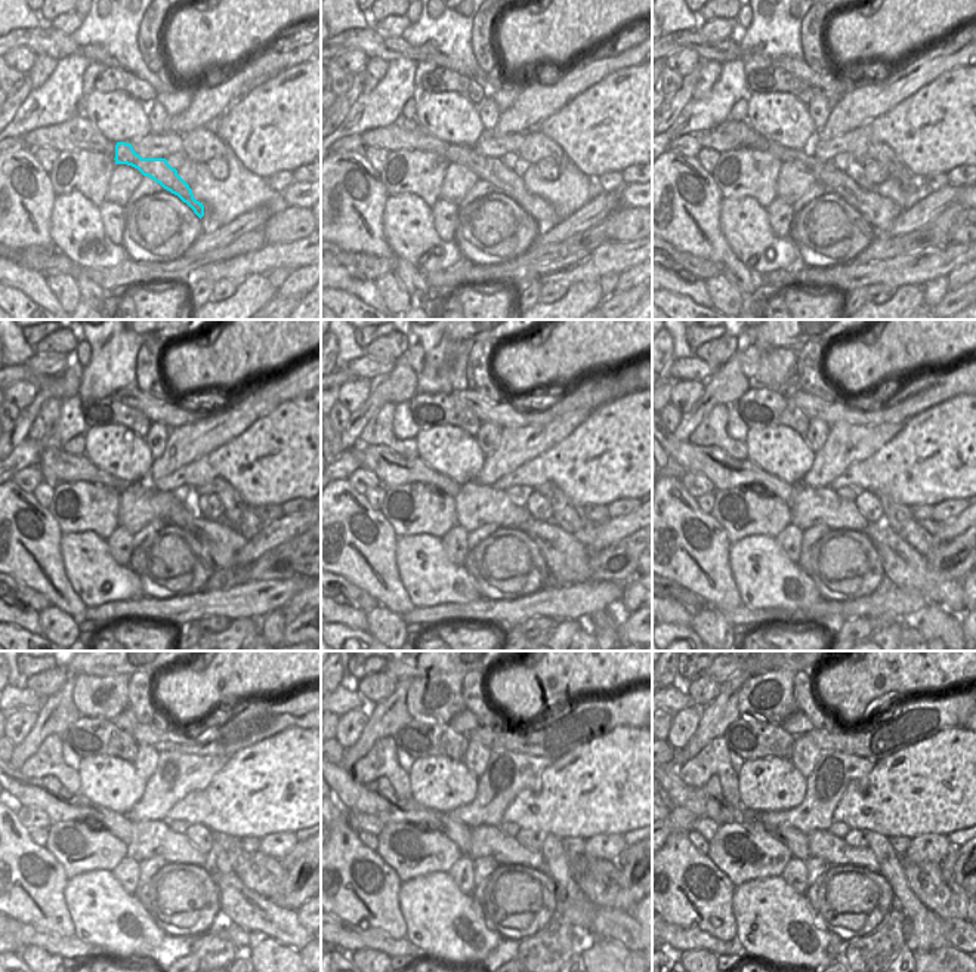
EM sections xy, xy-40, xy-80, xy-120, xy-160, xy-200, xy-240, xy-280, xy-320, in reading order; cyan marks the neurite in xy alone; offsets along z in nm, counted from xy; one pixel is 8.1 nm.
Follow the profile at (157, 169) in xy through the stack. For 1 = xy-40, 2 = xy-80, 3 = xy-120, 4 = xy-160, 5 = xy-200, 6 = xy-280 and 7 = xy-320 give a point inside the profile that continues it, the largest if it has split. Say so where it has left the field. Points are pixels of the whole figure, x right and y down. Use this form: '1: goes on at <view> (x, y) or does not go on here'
1: goes on at xy-40 (493, 170)
2: goes on at xy-80 (879, 212)
3: goes on at xy-120 (222, 543)
4: goes on at xy-160 (568, 561)
5: goes on at xy-200 (904, 567)
6: goes on at xy-280 (589, 920)
7: goes on at xy-320 (953, 928)

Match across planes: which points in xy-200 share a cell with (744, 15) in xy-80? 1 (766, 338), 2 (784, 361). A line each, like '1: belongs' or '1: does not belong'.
1: does not belong
2: belongs

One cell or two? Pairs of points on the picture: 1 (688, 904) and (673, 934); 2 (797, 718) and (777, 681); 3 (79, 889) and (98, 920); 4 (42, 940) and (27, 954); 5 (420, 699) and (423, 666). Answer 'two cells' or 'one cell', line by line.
1: two cells
2: two cells
3: one cell
4: two cells
5: two cells

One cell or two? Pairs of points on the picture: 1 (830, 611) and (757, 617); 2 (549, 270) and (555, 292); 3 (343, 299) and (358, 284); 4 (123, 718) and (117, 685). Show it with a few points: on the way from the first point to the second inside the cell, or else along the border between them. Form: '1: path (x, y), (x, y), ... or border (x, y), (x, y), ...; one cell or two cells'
1: path (812, 613), (775, 616); one cell
2: border (570, 283), (543, 284); two cells
3: border (336, 287), (355, 295), (367, 304); two cells
4: border (127, 707), (111, 721); two cells

